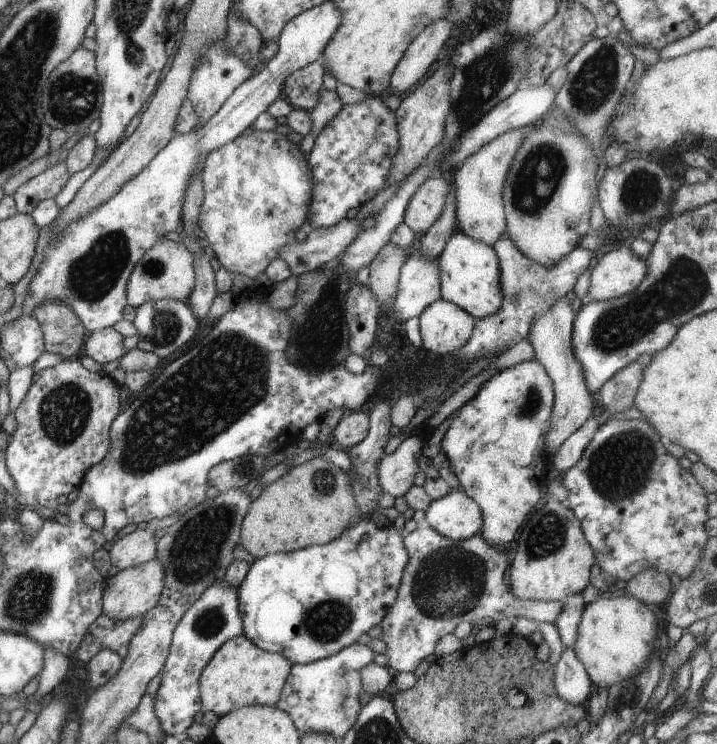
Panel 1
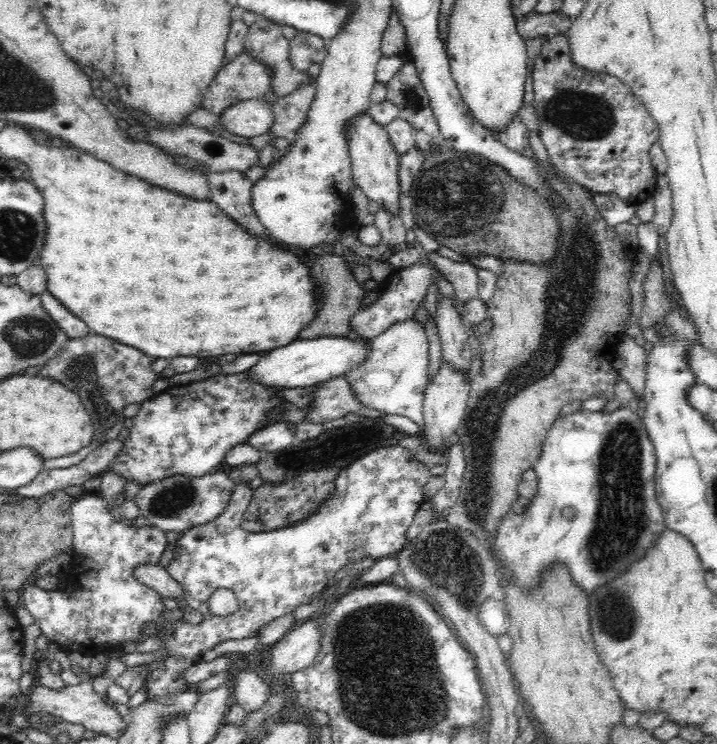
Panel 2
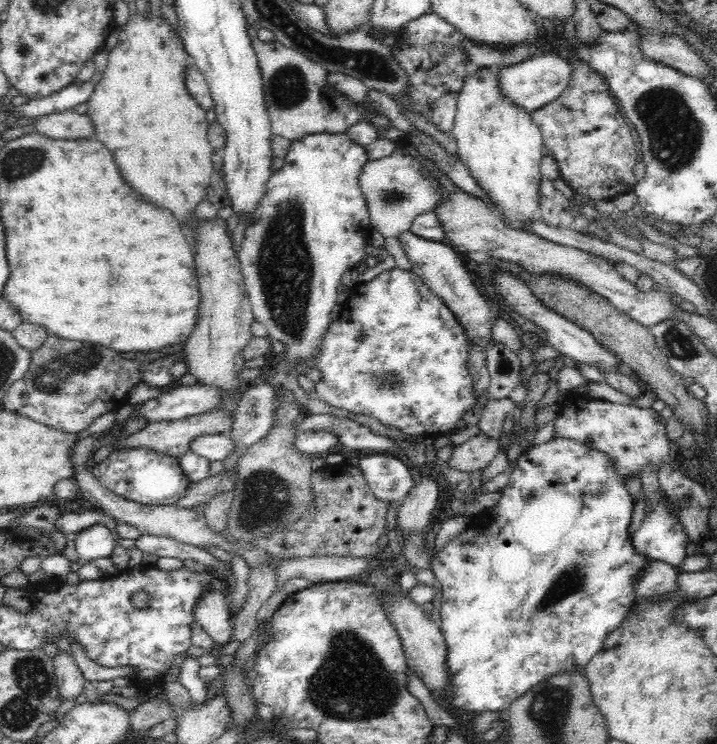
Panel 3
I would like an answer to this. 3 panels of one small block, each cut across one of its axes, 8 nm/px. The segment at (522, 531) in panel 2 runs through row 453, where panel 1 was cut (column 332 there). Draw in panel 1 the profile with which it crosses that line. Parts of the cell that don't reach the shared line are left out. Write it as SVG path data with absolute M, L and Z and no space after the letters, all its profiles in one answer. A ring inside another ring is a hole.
M363 517L325 544L255 559L237 587L242 634L257 648L280 654L292 665L315 662L351 646L361 634L378 625L395 602L399 579L408 559L403 537L403 530L395 529L393 522L378 525L372 518Z

